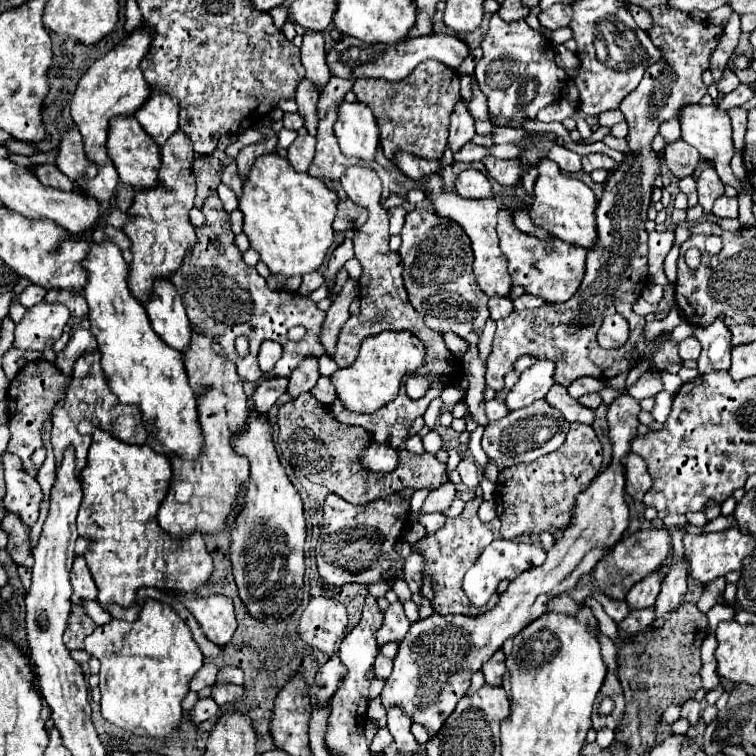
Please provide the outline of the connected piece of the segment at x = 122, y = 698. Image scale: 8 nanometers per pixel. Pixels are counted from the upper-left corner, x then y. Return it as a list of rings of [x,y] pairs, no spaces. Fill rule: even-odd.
[[[159,600],[145,602],[137,622],[111,620],[109,624],[97,626],[89,638],[85,638],[85,652],[99,658],[99,688],[101,688],[101,712],[111,724],[129,730],[137,736],[169,736],[179,730],[183,720],[183,700],[189,694],[189,682],[195,672],[203,666],[203,654],[193,640],[189,626],[179,614]]]

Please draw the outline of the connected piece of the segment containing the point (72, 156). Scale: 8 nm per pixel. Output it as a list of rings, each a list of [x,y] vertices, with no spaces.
[[[69,128],[61,136],[59,156],[57,156],[55,164],[73,182],[77,182],[79,178],[95,178],[95,174],[97,174],[97,164],[87,158],[87,154],[83,150],[81,134],[77,128]]]

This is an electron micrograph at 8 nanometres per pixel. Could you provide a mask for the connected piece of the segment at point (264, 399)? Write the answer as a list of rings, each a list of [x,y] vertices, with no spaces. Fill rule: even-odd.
[[[269,378],[269,380],[263,380],[255,388],[253,406],[257,408],[259,414],[269,412],[271,406],[277,402],[277,398],[287,392],[287,382],[289,382],[289,378]]]

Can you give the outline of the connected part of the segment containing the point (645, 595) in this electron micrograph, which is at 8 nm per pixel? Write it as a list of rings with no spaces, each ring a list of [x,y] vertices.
[[[659,572],[643,578],[641,582],[637,582],[637,586],[633,586],[625,598],[625,602],[629,604],[629,610],[639,610],[639,608],[649,608],[655,604],[655,598],[659,594],[661,588],[661,580],[663,576]]]

